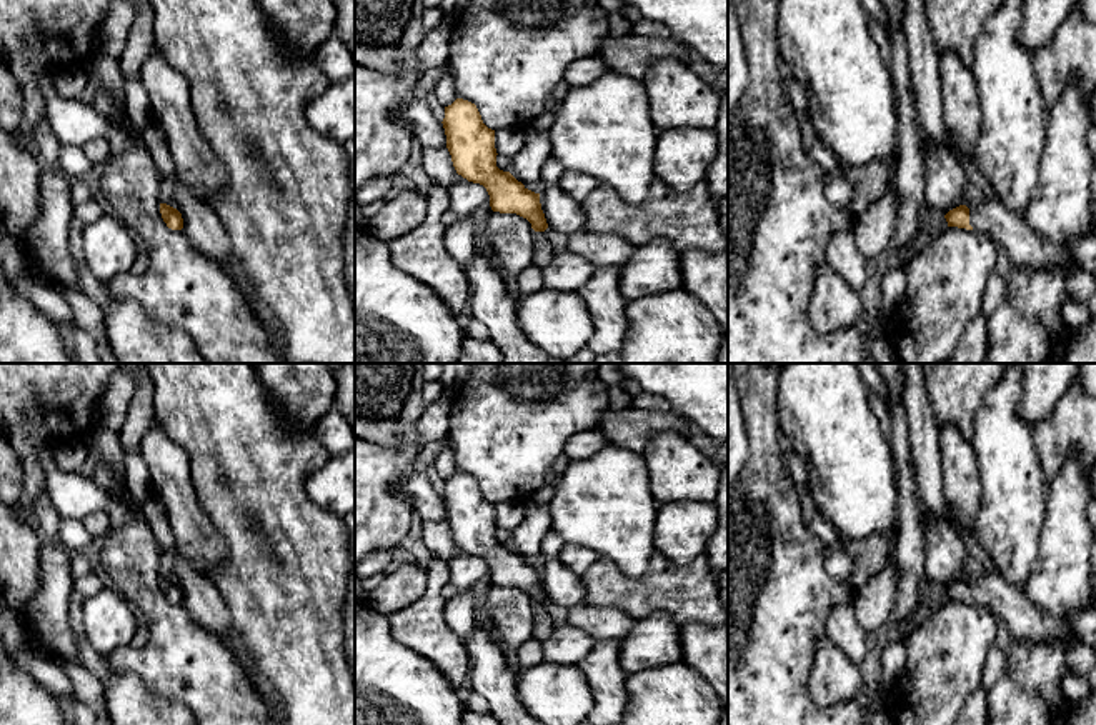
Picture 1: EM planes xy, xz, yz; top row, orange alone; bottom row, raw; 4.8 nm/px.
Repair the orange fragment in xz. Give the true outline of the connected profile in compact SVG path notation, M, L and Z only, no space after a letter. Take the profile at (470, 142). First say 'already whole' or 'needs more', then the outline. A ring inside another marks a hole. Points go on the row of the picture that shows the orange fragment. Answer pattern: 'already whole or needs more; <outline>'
needs more; M456 98L445 107L446 148L458 175L480 183L490 195L490 207L500 213L516 213L535 230L531 263L543 270L555 252L545 235L548 228L540 193L528 190L510 172L496 167L495 130L488 128L475 103Z

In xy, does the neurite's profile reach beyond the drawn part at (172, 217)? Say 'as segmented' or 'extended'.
as segmented

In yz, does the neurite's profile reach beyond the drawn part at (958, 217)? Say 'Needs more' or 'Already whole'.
Needs more

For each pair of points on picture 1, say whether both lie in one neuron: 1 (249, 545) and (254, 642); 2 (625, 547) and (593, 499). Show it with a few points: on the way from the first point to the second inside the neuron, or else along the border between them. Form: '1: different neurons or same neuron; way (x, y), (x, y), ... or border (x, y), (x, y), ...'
1: same neuron; way (254, 569), (254, 619)
2: same neuron; way (625, 535), (605, 510)

